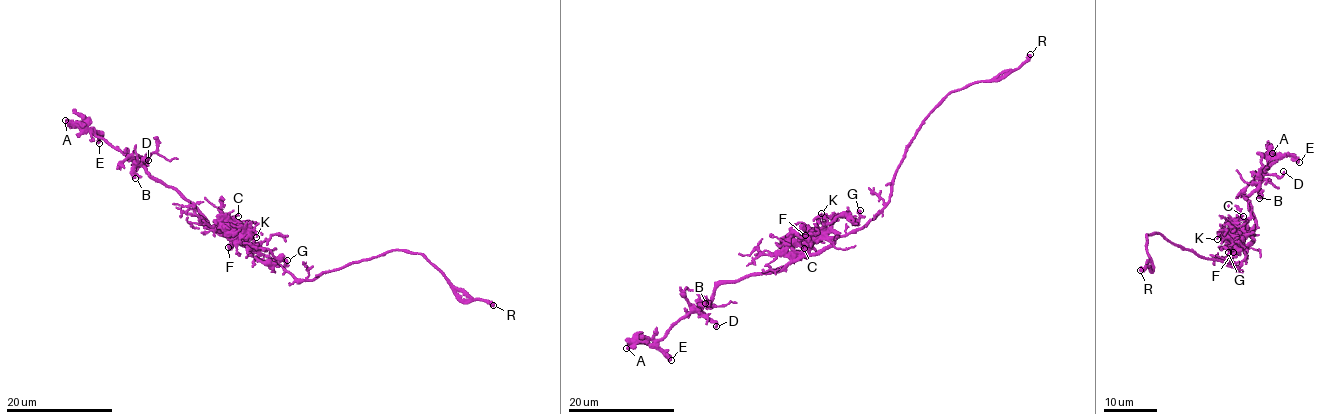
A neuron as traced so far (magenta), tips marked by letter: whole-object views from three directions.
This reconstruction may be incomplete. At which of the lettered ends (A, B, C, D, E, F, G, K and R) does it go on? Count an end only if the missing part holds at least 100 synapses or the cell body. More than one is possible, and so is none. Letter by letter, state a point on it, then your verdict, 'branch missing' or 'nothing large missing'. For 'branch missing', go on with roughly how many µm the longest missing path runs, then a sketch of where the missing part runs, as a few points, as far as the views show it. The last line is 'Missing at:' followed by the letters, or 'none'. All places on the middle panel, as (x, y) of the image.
A: at (626, 348); nothing large missing
B: at (705, 303); nothing large missing
C: at (804, 248); nothing large missing
D: at (716, 326); nothing large missing
E: at (671, 360); nothing large missing
F: at (805, 235); nothing large missing
G: at (860, 210); nothing large missing
K: at (821, 213); nothing large missing
R: at (1030, 54); branch missing; about 3 µm are missing; missing branch runs (1030, 54), (1042, 52)
Missing at: R

